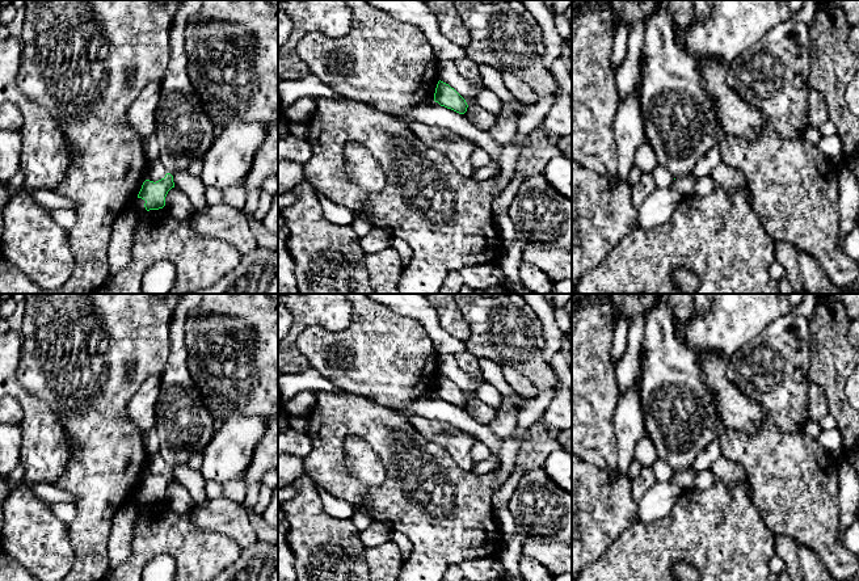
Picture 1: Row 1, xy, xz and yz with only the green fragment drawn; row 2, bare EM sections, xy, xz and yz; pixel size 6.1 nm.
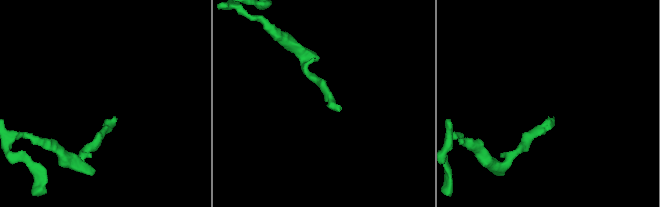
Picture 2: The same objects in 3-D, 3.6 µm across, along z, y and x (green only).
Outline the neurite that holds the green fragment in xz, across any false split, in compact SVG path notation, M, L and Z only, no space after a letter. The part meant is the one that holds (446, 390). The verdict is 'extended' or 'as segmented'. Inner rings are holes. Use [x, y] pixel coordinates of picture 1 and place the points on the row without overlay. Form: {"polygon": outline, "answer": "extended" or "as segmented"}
{"polygon": "M441 374L435 382L434 395L459 408L464 408L468 401L466 393L454 382Z", "answer": "as segmented"}

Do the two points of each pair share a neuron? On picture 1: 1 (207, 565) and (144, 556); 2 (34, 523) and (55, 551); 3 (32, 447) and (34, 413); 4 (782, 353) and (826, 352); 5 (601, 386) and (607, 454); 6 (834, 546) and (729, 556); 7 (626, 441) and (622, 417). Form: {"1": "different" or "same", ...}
{"1": "same", "2": "same", "3": "same", "4": "different", "5": "same", "6": "different", "7": "same"}

